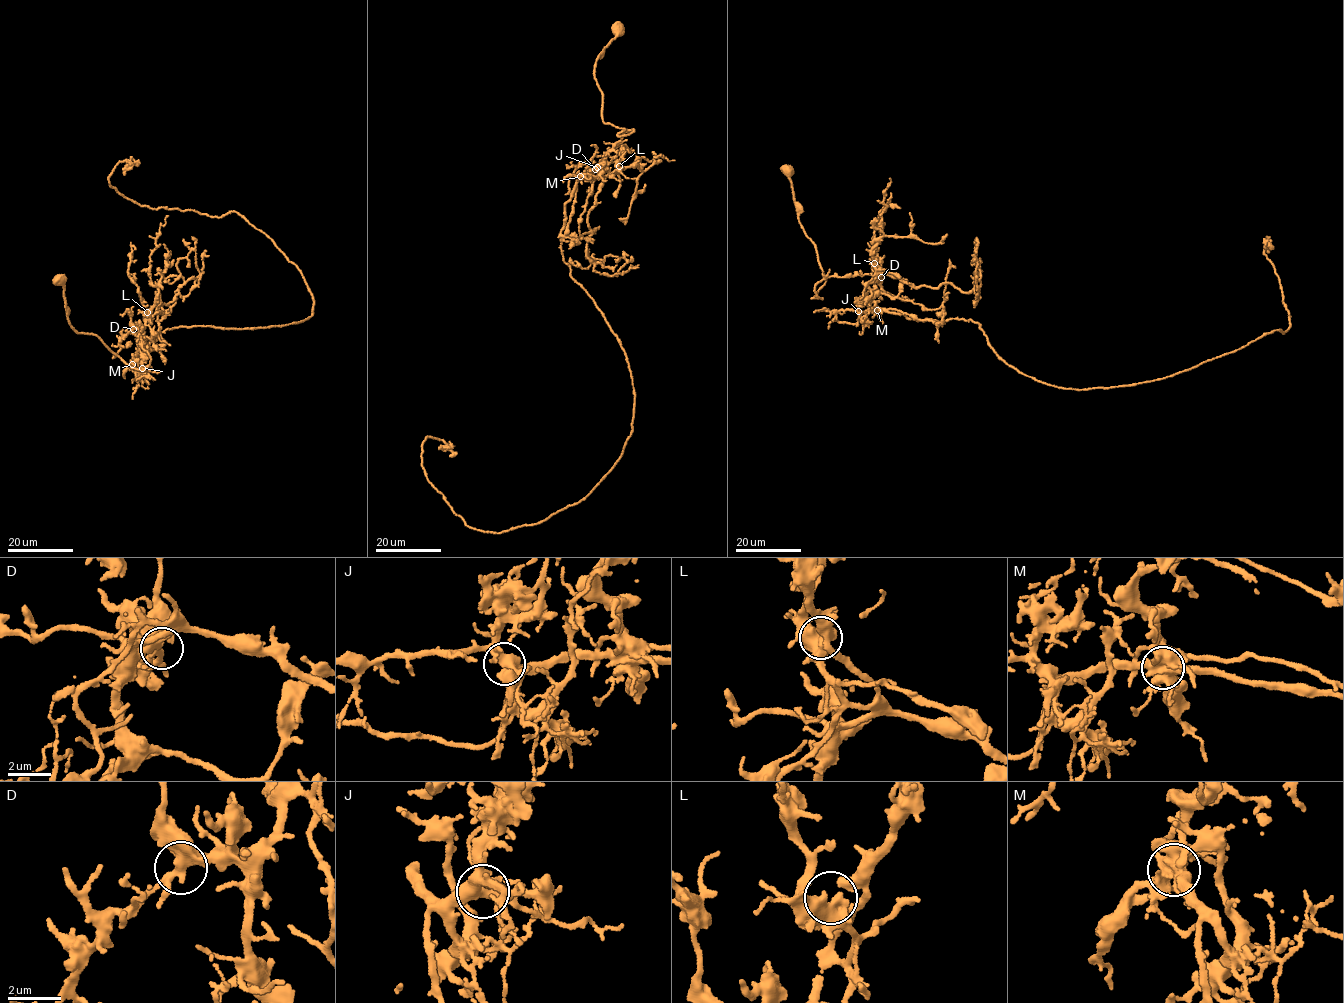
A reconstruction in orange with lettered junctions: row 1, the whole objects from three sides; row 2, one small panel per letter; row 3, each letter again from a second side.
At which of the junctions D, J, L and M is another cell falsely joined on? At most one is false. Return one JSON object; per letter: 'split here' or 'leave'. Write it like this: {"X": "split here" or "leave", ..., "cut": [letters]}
{"D": "leave", "J": "leave", "L": "leave", "M": "split here", "cut": ["M"]}

